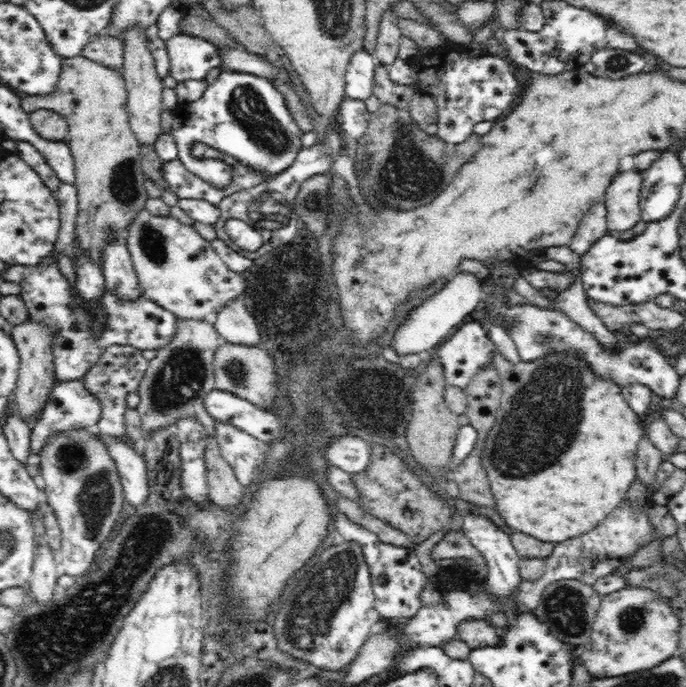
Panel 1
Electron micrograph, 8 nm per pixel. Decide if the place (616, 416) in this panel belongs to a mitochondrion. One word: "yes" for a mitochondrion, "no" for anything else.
no

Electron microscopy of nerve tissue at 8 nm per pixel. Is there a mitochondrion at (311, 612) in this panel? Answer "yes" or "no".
yes

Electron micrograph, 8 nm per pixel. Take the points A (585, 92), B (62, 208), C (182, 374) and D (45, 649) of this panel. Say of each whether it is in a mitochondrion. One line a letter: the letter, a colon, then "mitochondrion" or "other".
A: other
B: other
C: mitochondrion
D: mitochondrion

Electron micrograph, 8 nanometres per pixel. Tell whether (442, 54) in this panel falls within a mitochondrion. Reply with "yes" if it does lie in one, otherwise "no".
no

